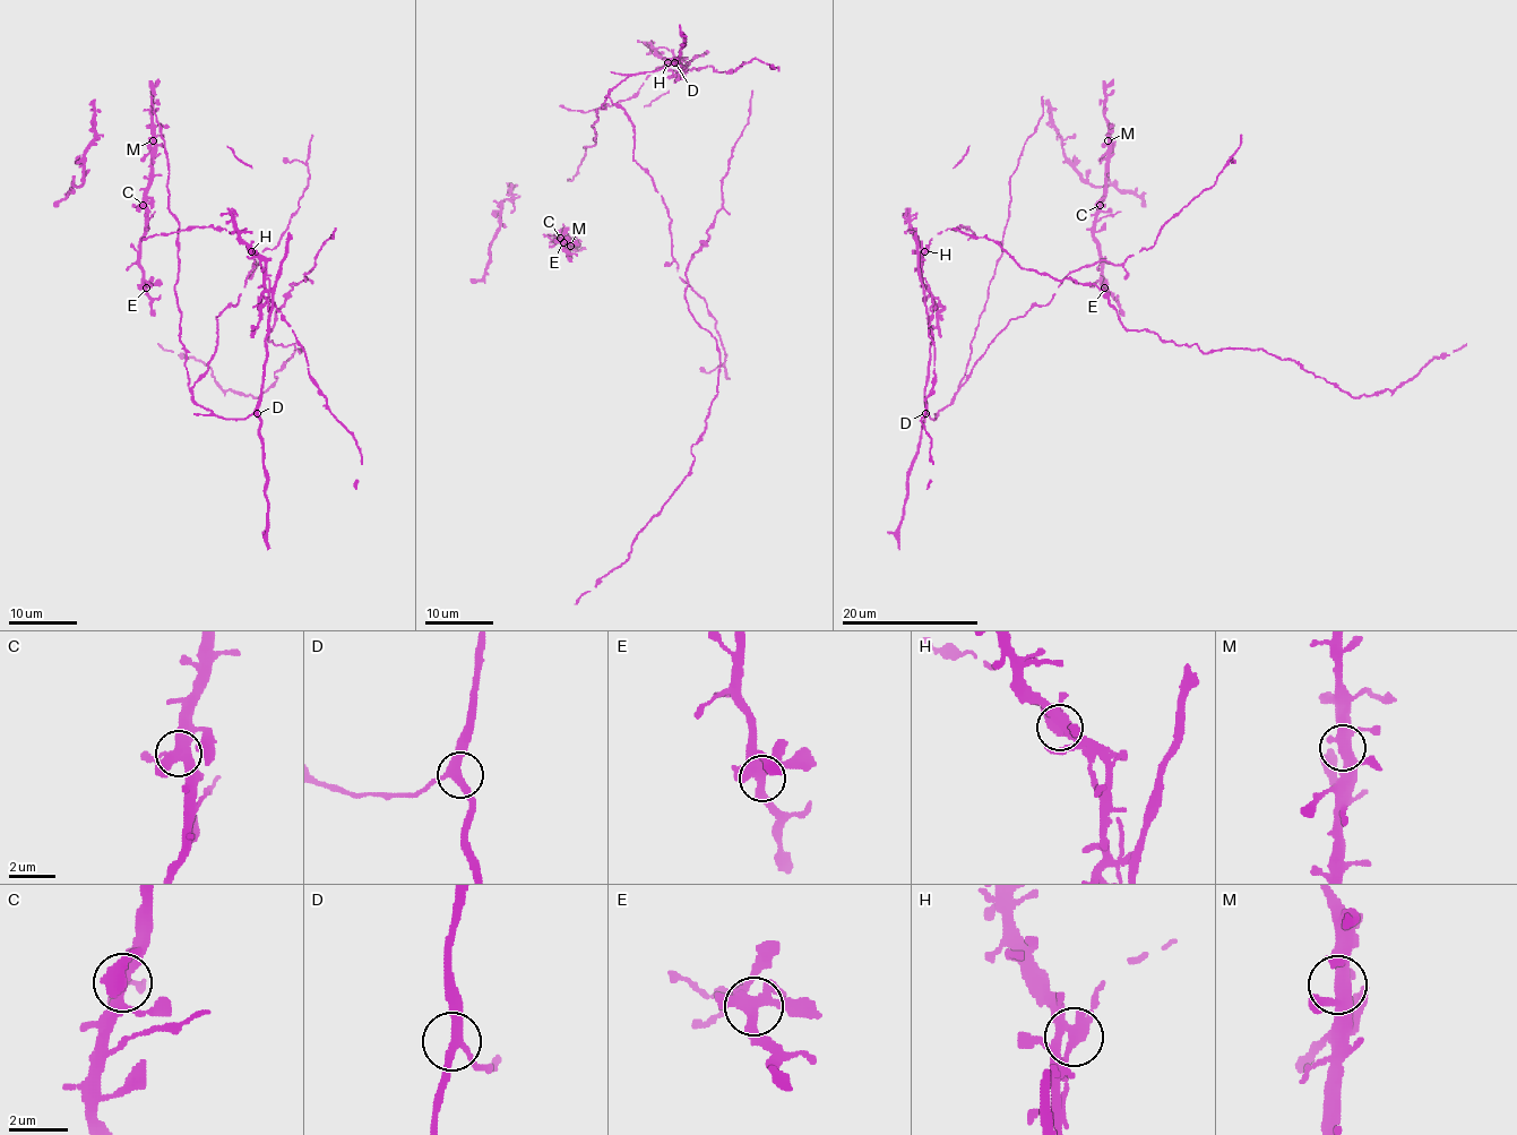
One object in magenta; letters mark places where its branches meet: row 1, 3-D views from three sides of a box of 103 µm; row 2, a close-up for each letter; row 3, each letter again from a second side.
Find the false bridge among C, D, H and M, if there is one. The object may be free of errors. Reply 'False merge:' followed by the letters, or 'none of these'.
False merge: none of these

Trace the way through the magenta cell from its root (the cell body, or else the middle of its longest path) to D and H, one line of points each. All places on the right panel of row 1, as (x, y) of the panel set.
D: (997, 336), (954, 400), (936, 418), (925, 413)
H: (997, 336), (954, 400), (930, 418), (925, 400), (932, 341), (922, 276), (925, 250)

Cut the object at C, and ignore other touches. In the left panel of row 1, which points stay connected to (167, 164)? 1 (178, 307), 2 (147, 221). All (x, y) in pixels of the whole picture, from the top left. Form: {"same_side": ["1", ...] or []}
{"same_side": ["1"]}

